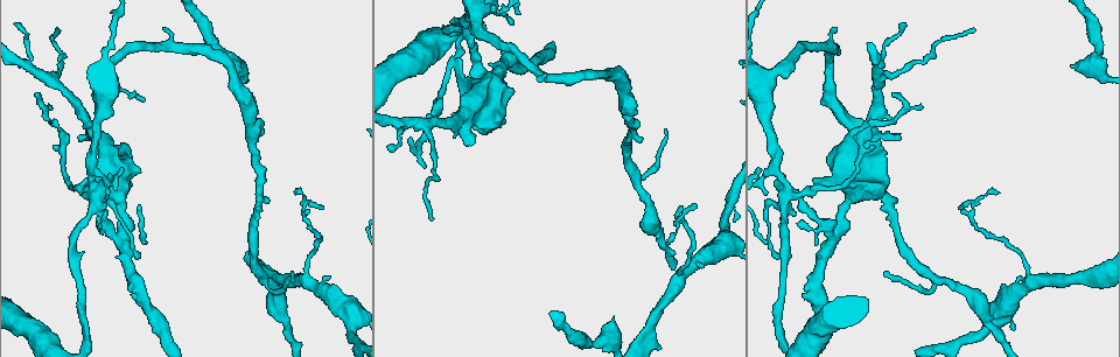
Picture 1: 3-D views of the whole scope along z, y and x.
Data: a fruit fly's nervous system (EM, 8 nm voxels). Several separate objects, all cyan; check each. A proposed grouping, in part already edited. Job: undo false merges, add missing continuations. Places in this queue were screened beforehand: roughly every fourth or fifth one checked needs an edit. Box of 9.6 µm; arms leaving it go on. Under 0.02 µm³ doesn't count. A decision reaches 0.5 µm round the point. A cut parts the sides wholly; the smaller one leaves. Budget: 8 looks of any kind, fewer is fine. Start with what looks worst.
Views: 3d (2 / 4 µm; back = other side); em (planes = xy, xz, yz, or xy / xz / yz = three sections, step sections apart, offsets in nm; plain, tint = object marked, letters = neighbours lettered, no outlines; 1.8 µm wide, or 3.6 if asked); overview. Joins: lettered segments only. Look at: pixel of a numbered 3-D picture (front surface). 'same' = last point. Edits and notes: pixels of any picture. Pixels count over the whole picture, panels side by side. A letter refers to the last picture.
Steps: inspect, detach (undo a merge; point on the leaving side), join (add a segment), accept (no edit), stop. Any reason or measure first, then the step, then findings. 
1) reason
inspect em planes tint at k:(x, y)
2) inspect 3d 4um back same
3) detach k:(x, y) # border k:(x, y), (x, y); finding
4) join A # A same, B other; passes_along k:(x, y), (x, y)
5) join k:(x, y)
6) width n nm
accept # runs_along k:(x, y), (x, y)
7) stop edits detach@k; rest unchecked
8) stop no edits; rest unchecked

three arms meet
inspect 3d 2um at 1:(98, 190)

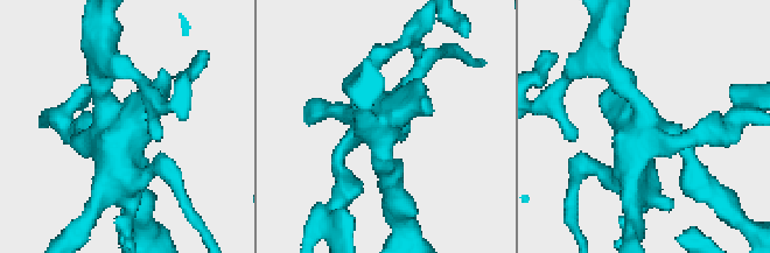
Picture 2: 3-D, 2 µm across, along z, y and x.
inspect em 3.6um yz step 8 tint at 2:(116, 127)

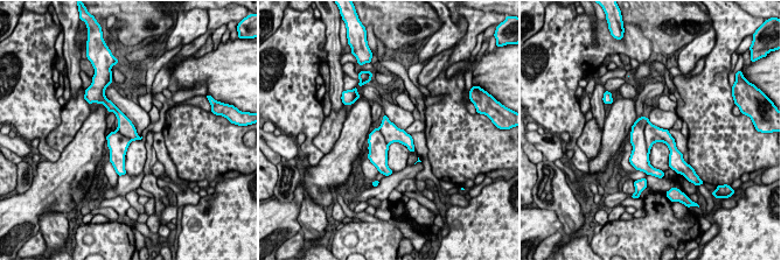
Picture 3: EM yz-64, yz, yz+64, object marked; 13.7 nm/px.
cut it another way
inspect em 3.6um xz step 16 letters same

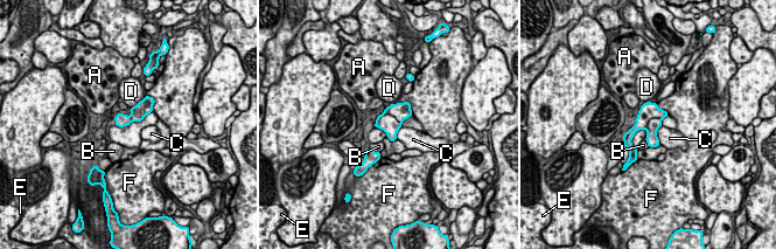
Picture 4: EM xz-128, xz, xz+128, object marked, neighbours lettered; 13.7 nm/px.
width 160 nm; longest_contact E 440 nm
detach 4:(649, 110) # A other, B other, C other, D other, E other, F other; a second neuron is stuck on

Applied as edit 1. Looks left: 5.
see it whole again
inspect overview

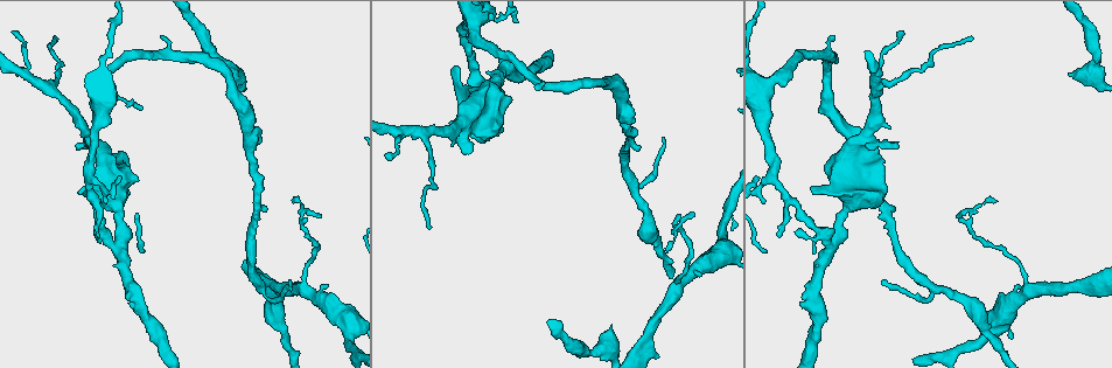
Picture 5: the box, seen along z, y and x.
three arms meet
inspect 3d 4um at 5:(119, 247)

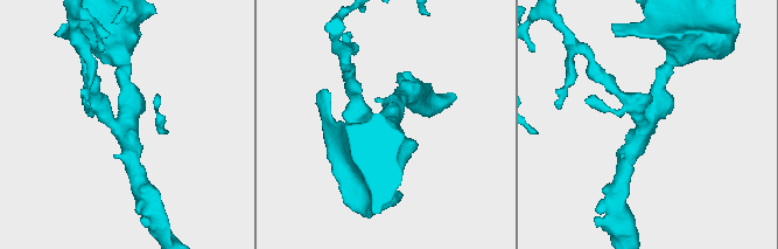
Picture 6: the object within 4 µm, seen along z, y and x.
arms 3; arm_widths 200, 220, 280 nm; now the EM
inspect em xy step 4 tint at 6:(647, 122)

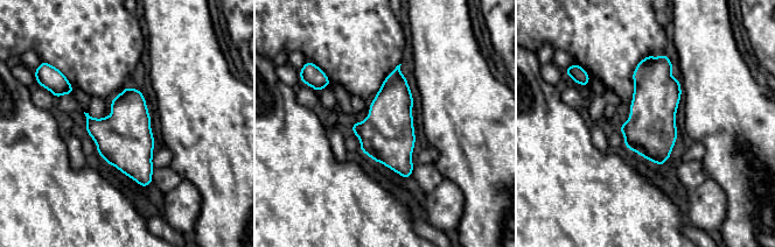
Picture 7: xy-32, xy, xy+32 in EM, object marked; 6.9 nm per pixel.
inspect em planes letters same

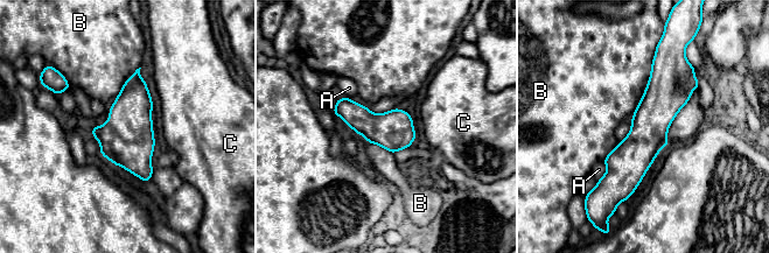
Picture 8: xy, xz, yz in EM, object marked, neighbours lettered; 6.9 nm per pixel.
accept # A other, B other, C other; all the same neuron

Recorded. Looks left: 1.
calibre changes
inspect em planes letters at 5:(648, 352)

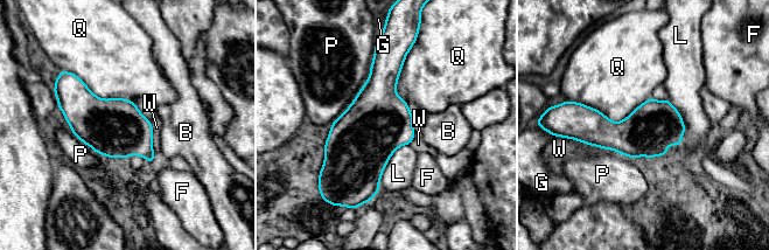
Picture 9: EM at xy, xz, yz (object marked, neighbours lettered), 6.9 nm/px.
accept # B other, F other, G other, L other, P other, Q other, W other; border 9:(651, 96), (617, 122), (571, 102); one neuron here

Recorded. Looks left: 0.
stop edits detach@4; rest unchecked

